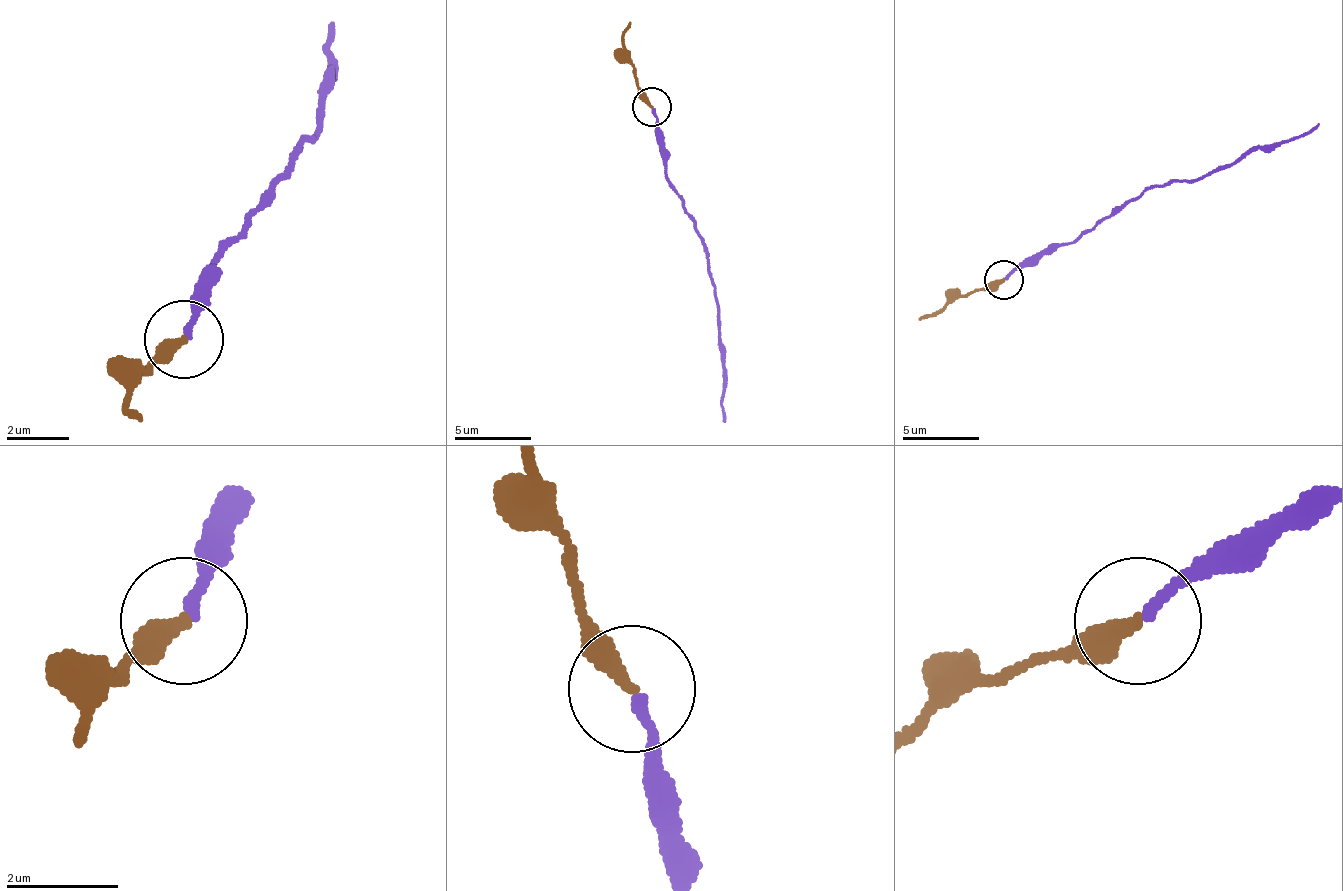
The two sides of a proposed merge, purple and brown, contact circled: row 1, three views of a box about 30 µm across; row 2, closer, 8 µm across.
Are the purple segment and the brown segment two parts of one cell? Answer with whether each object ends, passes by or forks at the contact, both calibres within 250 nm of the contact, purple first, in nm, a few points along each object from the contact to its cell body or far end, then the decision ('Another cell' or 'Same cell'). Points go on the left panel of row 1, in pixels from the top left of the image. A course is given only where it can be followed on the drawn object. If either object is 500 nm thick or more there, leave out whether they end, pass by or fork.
At the ring purple ends. At the ring brown ends. Thickness 180 nm (purple) against 340 nm. Course of purple: (189, 337), (213, 259), (299, 157), (323, 118), (330, 23). Course of brown: (181, 337), (126, 400), (142, 423). Same cell

